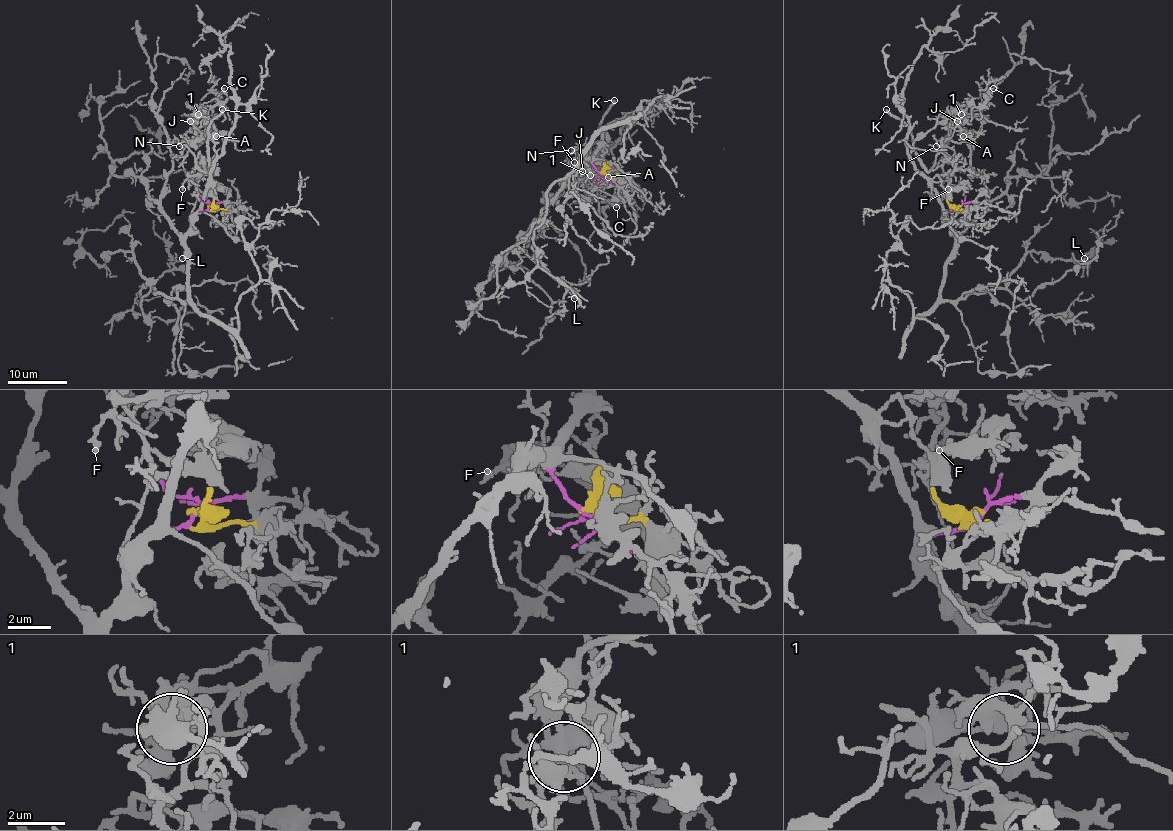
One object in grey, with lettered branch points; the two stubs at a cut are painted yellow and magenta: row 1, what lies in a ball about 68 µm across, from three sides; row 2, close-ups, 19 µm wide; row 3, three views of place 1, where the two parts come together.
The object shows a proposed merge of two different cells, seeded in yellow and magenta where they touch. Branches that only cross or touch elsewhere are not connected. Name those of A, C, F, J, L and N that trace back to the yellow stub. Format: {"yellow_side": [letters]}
{"yellow_side": ["A", "C", "F", "J", "N"]}

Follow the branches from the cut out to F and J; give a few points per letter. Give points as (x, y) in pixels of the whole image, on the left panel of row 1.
F: (209, 206), (212, 198), (205, 195), (191, 181), (186, 181), (183, 189)
J: (209, 206), (212, 175), (200, 175), (203, 157), (186, 147), (196, 139), (208, 113), (200, 111), (190, 122)

